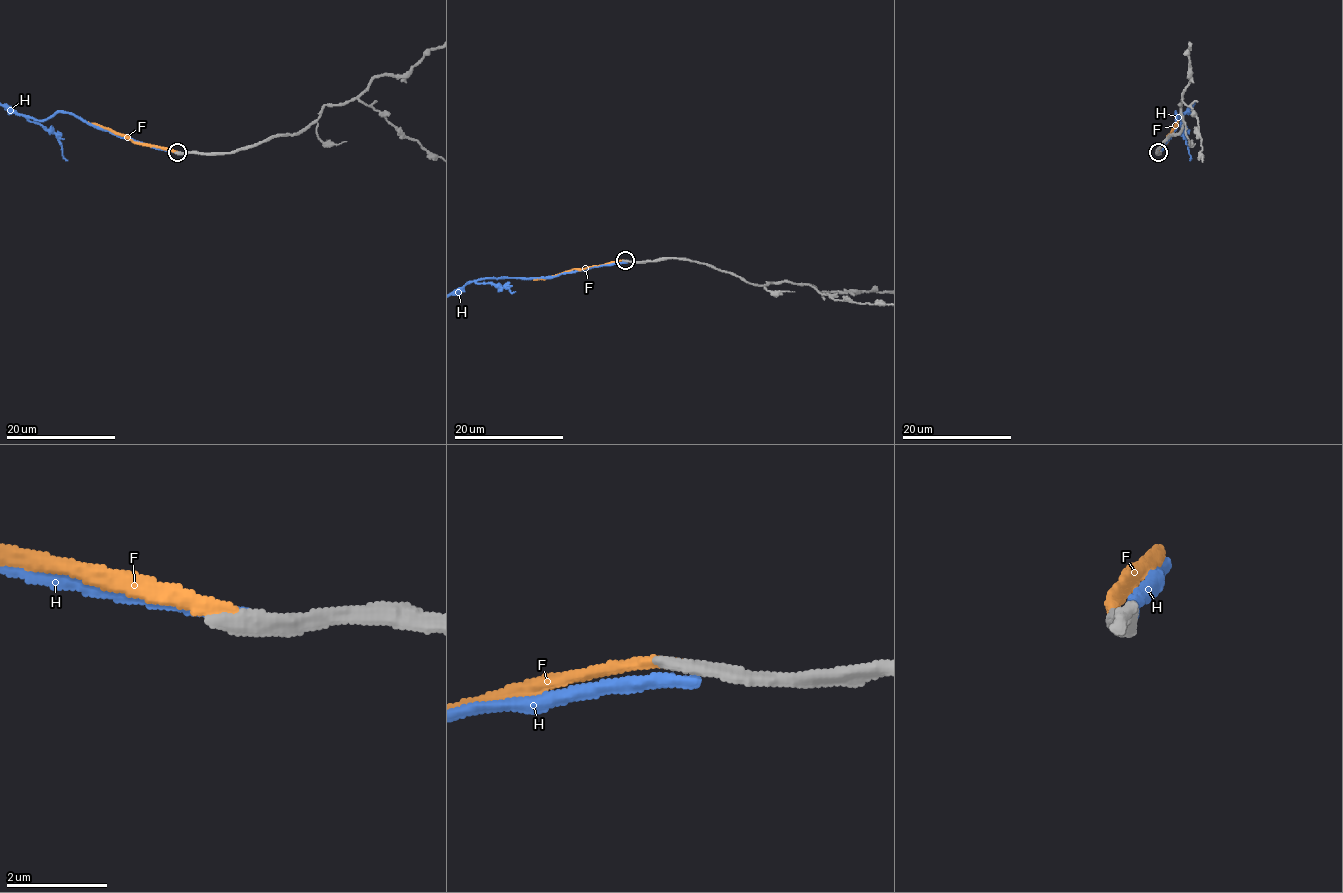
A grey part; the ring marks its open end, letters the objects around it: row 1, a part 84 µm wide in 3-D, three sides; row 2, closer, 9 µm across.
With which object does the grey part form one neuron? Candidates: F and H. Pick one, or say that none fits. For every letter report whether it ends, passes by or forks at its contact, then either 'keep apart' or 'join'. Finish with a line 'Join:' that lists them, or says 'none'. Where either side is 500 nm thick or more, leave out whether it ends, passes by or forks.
F: it ends; join
H: it ends; keep apart
Join: F

